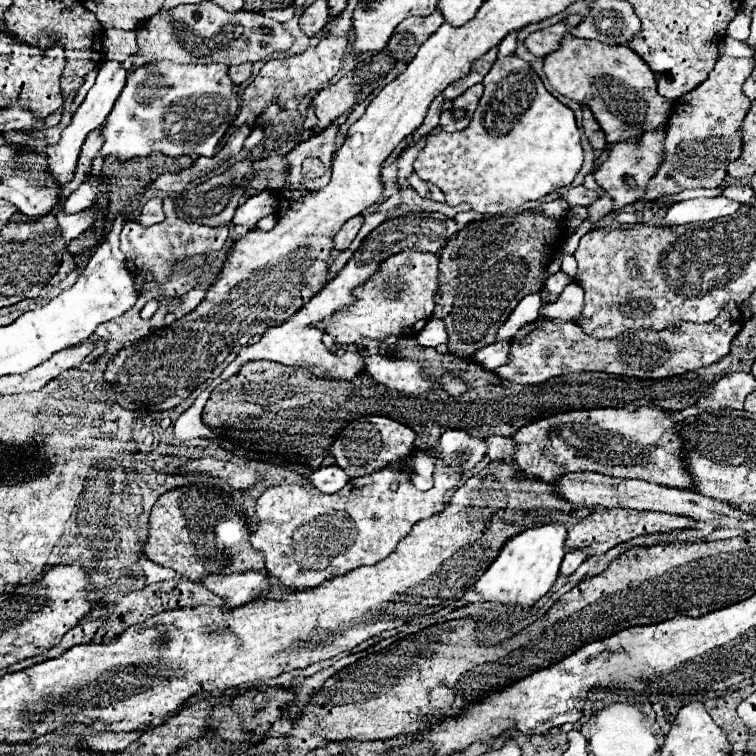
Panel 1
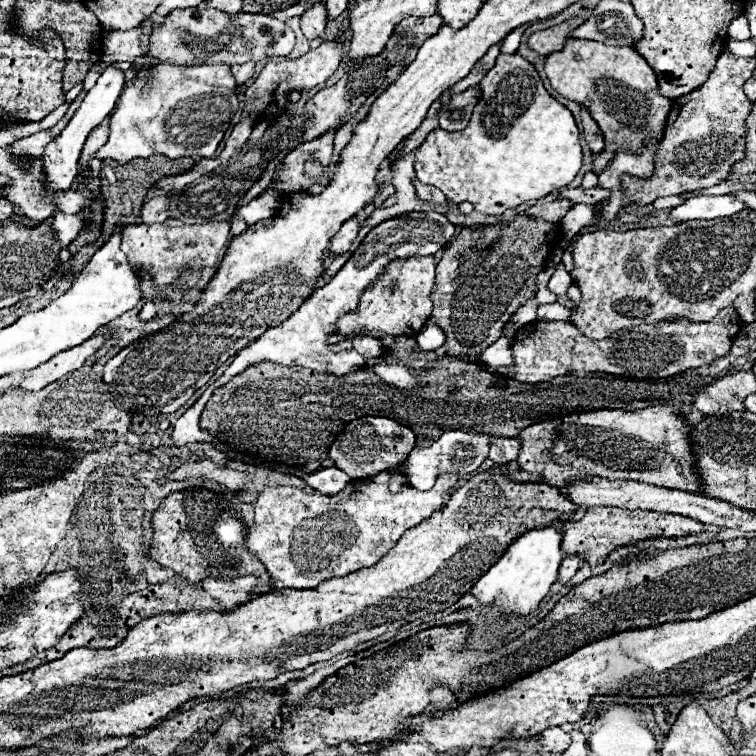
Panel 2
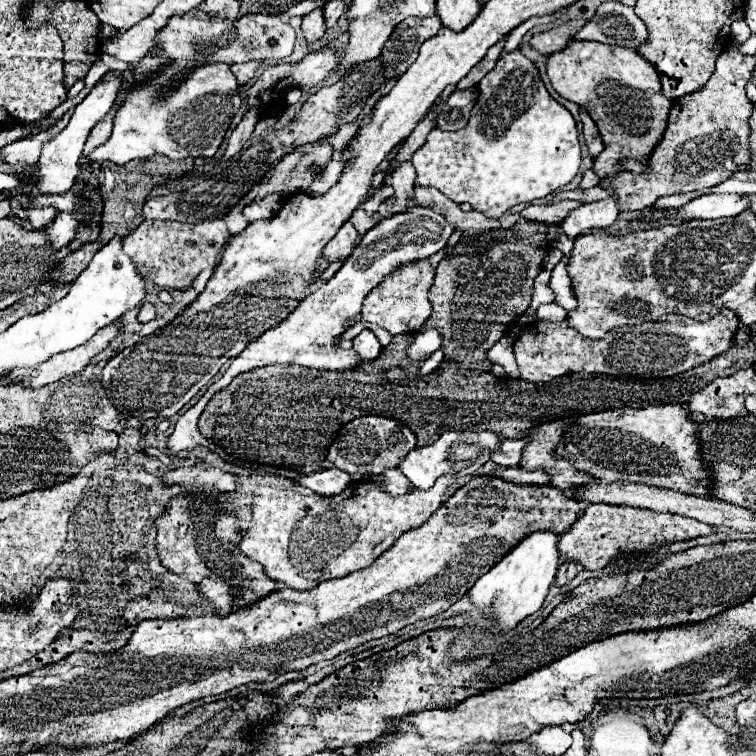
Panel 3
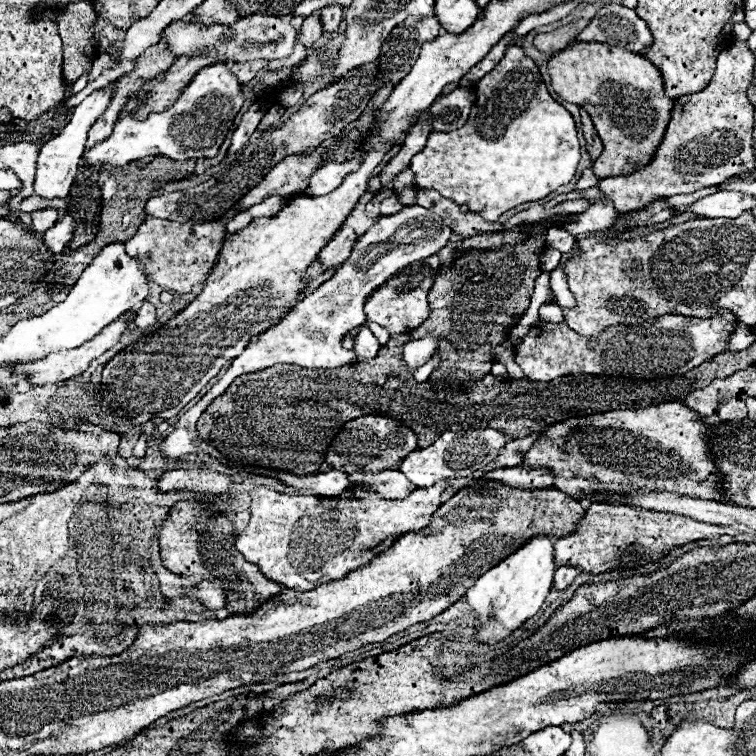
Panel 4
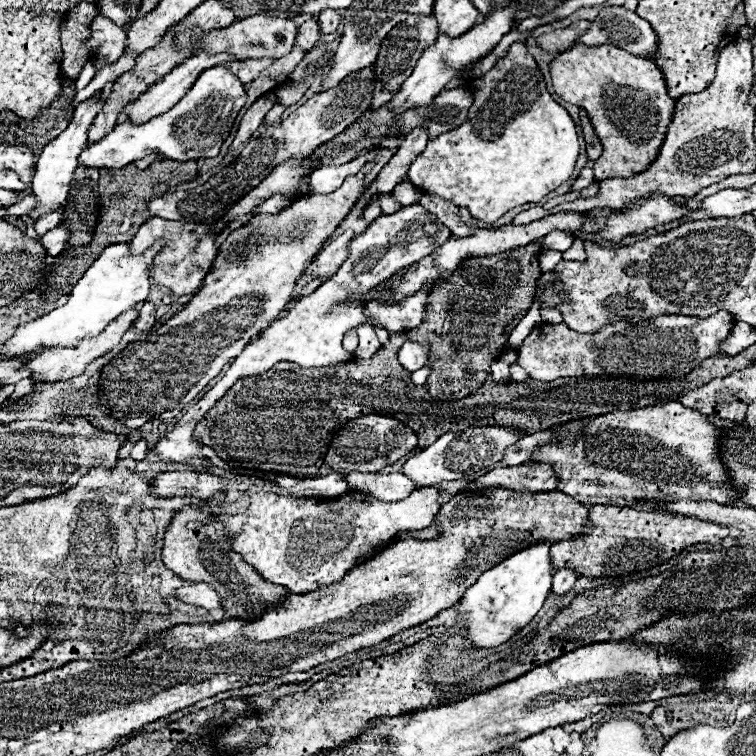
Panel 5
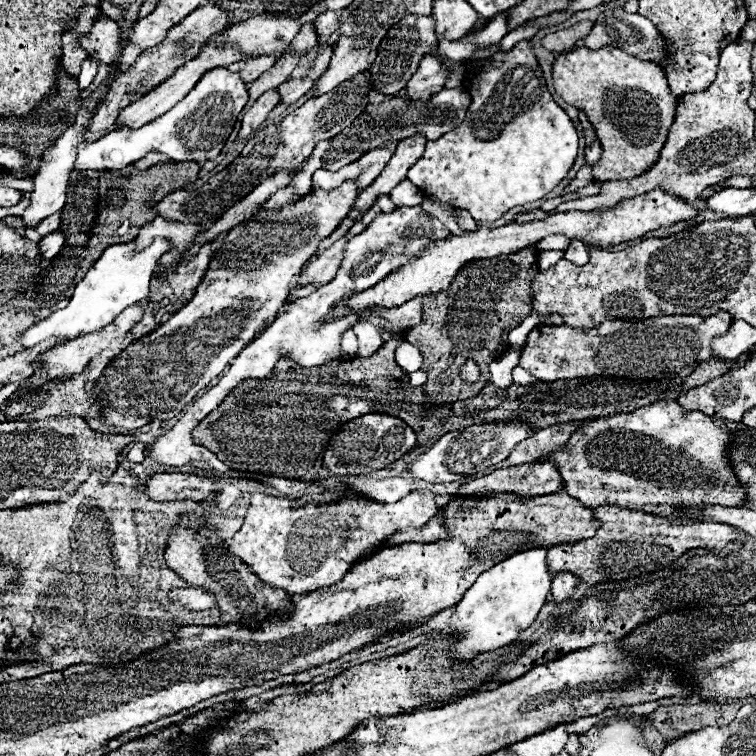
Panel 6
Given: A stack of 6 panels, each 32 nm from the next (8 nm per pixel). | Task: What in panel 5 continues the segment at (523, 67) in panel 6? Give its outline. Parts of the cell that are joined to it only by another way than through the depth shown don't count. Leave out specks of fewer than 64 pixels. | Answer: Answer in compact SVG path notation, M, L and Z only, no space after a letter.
M514 44L494 64L494 68L486 72L486 76L468 80L466 88L474 96L466 122L456 130L440 134L428 142L426 150L412 162L408 178L420 190L438 194L442 200L450 200L460 208L468 208L474 218L490 224L514 206L540 202L548 192L566 182L578 160L580 144L572 118L560 104L552 100L550 92L546 90L542 72L526 44Z

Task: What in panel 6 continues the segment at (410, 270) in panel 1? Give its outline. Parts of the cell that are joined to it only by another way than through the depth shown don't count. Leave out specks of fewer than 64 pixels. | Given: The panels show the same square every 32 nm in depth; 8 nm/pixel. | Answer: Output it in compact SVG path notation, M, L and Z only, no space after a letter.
M422 296L398 306L398 308L386 308L386 310L374 310L374 316L380 316L388 322L392 322L392 330L406 330L422 320Z

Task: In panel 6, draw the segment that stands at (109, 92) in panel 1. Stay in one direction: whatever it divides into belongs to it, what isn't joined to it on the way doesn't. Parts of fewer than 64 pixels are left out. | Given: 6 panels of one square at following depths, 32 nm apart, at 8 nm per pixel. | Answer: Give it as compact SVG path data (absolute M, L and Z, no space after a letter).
M82 108L78 112L78 116L76 116L76 122L54 142L52 148L48 148L44 152L42 166L38 168L38 172L34 176L34 192L30 194L30 206L22 214L22 222L24 222L26 228L36 228L42 222L42 218L58 212L64 206L64 202L66 202L66 188L68 188L72 166L74 166L74 158L76 158L76 146L86 140L84 134L82 134L82 130L92 120L92 116L94 116L94 112L86 112Z

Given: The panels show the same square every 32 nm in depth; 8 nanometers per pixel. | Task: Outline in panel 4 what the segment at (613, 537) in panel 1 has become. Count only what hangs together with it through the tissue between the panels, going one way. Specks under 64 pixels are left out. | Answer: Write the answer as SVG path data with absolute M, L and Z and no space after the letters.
M592 504L586 510L582 524L570 536L556 540L554 544L554 564L570 564L580 568L586 574L604 574L604 572L622 572L636 570L648 564L668 558L672 548L696 542L696 540L714 540L724 534L738 534L728 526L706 524L692 520L688 516L654 512L654 510L636 510L630 506L612 506L612 504Z

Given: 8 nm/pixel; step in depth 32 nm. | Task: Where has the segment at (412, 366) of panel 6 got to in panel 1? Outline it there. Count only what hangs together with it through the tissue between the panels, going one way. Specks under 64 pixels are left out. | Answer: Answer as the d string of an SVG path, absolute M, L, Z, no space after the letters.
M430 320L422 328L422 332L416 336L416 340L422 348L436 348L440 344L446 344L448 338L446 338L446 328L444 328L442 320Z

